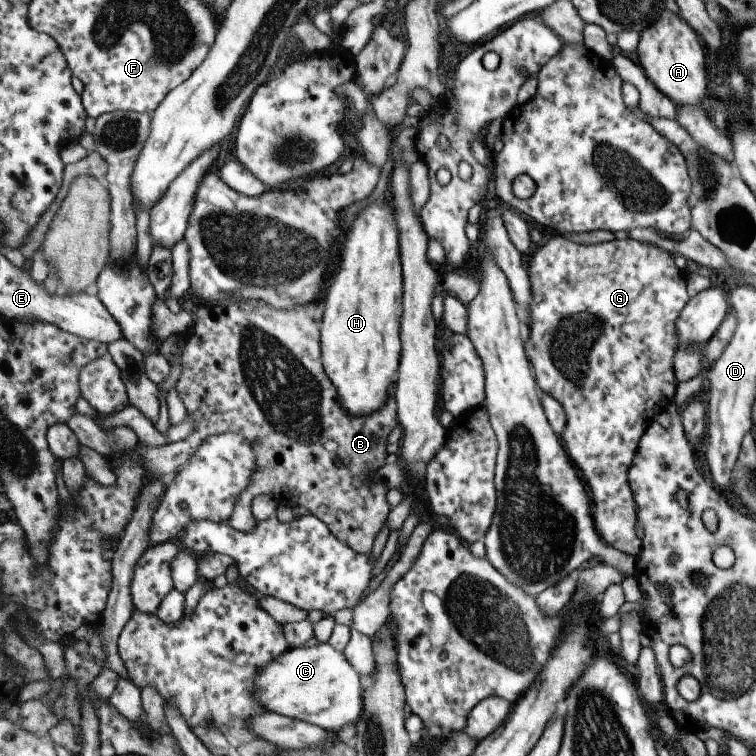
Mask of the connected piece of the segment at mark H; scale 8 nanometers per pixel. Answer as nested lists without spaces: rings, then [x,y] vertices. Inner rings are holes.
[[[369,204],[356,214],[355,220],[341,238],[341,266],[327,292],[327,308],[321,320],[322,359],[326,373],[337,387],[343,410],[358,417],[381,410],[396,392],[395,374],[402,360],[402,316],[404,311],[404,278],[401,268],[401,235],[393,208]]]

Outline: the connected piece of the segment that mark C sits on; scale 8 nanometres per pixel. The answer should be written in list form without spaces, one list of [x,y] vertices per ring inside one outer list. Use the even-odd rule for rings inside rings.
[[[331,643],[291,649],[278,660],[271,661],[254,678],[267,711],[299,719],[331,732],[337,732],[347,724],[356,726],[362,717],[366,700],[365,680],[346,654],[331,646]]]

